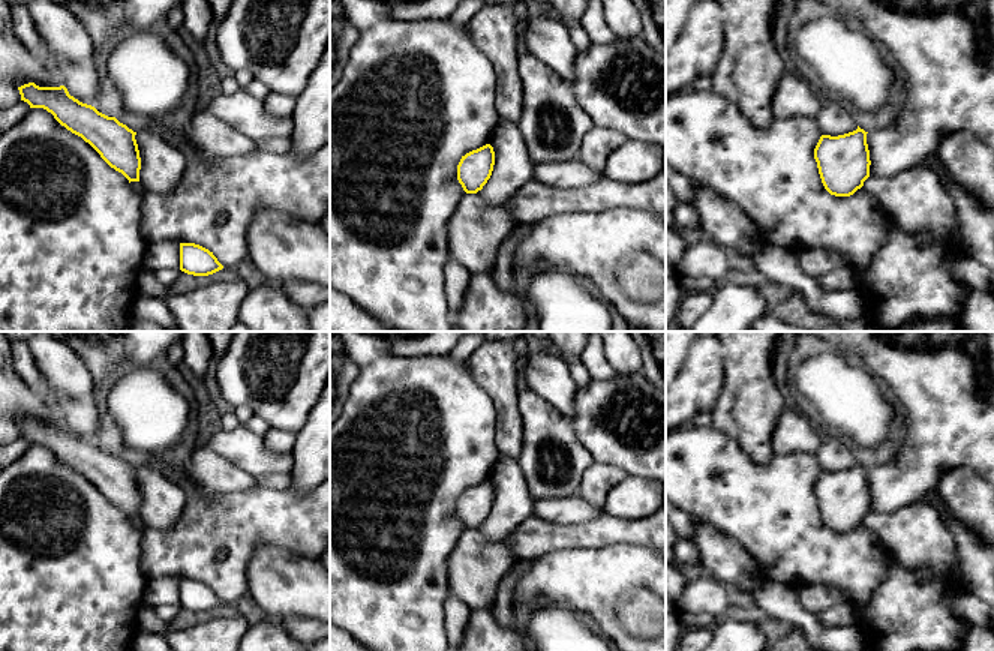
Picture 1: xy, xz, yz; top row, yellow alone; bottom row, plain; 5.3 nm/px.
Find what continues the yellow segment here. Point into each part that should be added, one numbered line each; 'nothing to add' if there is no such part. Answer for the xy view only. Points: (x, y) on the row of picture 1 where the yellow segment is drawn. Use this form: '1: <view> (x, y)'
1: xy (18, 65)

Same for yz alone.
1: yz (835, 117)

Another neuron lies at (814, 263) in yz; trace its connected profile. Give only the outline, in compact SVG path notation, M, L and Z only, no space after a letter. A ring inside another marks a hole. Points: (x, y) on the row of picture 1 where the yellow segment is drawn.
M801 249L796 255L804 273L816 279L835 268L847 267L844 256L835 250Z

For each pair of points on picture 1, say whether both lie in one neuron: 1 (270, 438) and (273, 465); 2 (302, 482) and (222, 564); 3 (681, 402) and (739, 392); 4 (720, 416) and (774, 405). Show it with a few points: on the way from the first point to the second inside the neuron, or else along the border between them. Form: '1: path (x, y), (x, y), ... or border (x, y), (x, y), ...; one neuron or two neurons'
1: border (261, 437), (275, 452), (290, 452); two neurons
2: border (314, 488), (300, 495), (284, 491); two neurons
3: border (723, 360), (723, 389), (711, 413); two neurons
4: path (733, 414), (744, 411), (750, 405), (760, 405); one neuron

